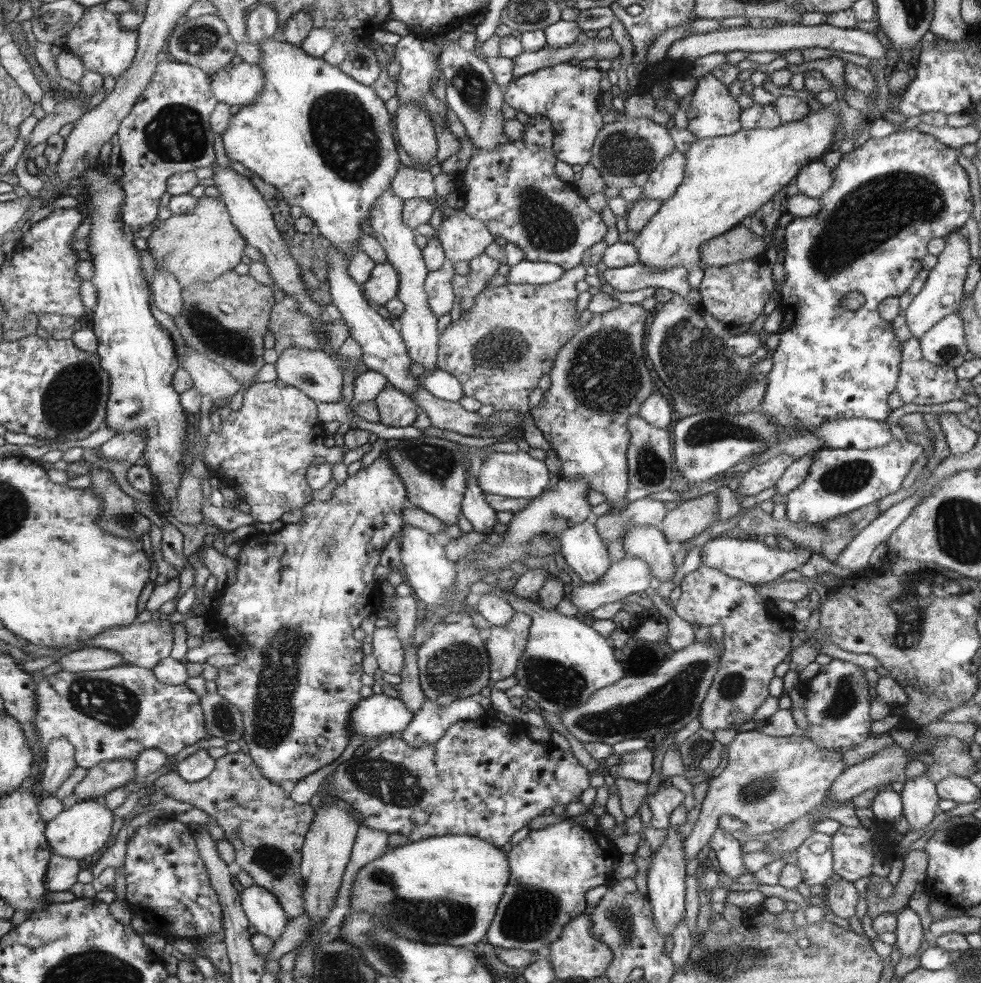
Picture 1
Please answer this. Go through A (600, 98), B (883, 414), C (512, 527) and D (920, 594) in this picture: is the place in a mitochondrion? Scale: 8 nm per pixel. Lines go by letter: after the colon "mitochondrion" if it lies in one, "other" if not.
A: other
B: other
C: other
D: mitochondrion

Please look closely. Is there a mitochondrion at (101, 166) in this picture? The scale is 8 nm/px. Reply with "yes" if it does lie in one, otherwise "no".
no

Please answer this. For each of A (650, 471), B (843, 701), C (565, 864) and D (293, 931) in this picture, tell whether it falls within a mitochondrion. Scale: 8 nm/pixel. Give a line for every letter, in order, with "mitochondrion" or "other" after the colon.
A: mitochondrion
B: mitochondrion
C: other
D: other

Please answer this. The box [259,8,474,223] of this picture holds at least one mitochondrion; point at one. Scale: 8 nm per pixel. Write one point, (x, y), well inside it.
(343, 130)

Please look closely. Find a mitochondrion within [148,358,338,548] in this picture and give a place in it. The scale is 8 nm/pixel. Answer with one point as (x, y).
(306, 378)

